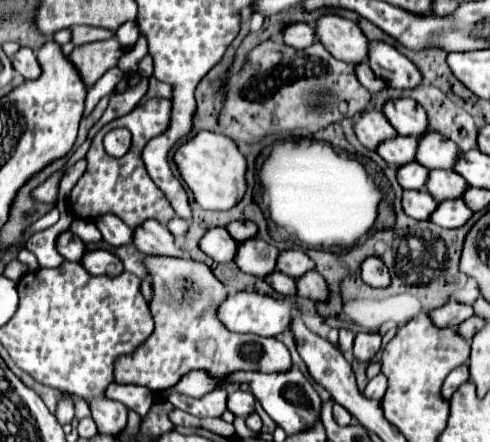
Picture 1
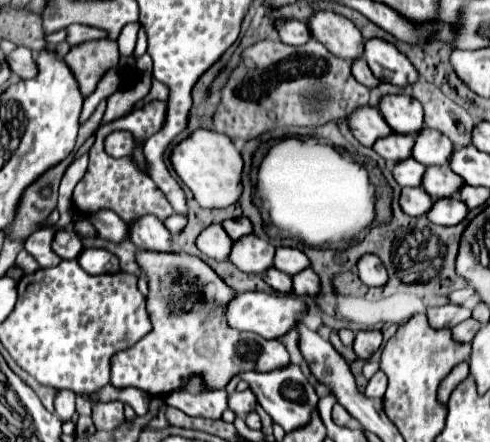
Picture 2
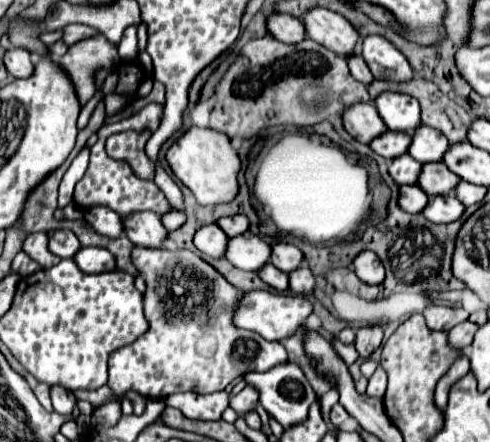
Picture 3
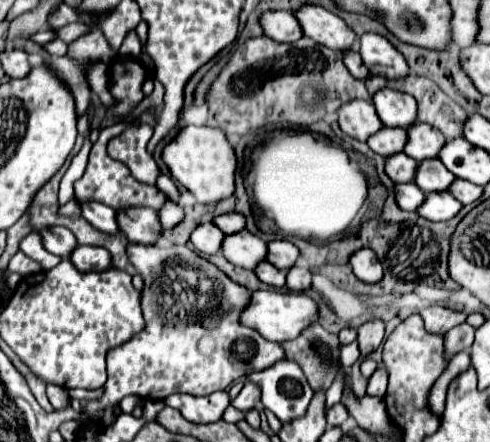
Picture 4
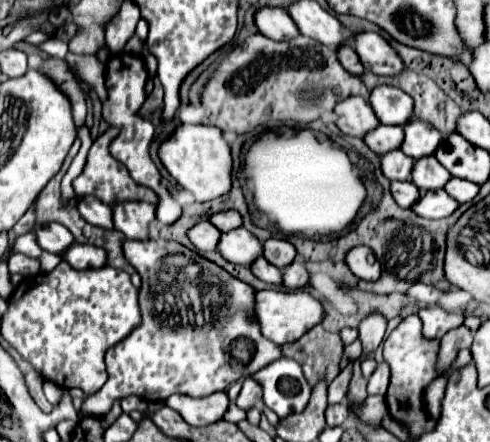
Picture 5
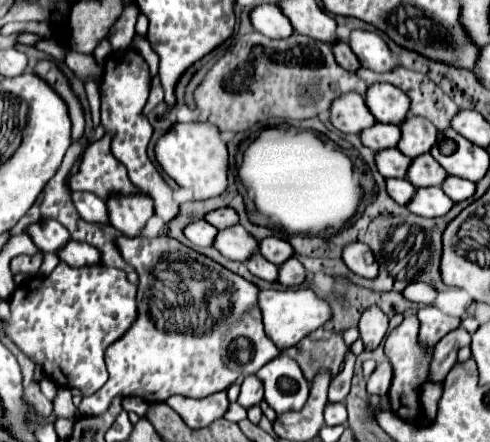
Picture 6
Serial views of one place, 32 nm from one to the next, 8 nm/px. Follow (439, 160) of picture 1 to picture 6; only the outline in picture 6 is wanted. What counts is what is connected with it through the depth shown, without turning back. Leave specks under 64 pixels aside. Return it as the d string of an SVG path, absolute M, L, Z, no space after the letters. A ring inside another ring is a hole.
M408 116L408 120L400 124L400 132L402 136L396 148L408 158L428 152L428 148L436 144L436 136L438 136L438 130L434 128L434 124L430 124L422 116Z

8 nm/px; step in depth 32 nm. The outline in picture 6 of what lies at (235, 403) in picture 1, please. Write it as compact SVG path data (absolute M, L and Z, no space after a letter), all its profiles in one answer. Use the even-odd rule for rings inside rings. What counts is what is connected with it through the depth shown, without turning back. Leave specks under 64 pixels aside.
M246 376L242 382L242 390L238 396L238 404L244 408L250 408L254 404L260 404L264 398L264 386L256 376Z

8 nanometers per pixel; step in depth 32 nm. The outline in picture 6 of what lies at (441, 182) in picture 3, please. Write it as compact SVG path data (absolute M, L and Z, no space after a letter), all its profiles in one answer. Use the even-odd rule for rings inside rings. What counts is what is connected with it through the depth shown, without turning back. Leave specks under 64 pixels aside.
M422 154L422 156L412 158L406 178L416 188L440 186L446 178L446 172L444 172L444 168L440 168L440 164L436 164L436 160L432 160L430 154Z

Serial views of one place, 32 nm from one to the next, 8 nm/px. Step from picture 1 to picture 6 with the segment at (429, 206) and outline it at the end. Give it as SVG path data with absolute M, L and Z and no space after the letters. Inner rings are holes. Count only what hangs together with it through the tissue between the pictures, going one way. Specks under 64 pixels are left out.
M386 178L386 192L392 200L396 200L400 206L408 204L408 200L414 196L414 186L408 184L408 180L398 180L398 178Z

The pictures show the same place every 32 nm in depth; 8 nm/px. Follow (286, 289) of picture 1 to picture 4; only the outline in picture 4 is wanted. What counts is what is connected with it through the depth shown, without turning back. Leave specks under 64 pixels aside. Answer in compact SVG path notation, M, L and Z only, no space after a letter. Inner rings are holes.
M262 260L262 262L254 268L254 274L256 274L262 282L266 282L266 284L270 284L270 286L276 286L276 288L284 288L284 286L286 286L286 272L284 272L284 270L278 270L278 268L272 266L272 264L268 264L268 260Z

